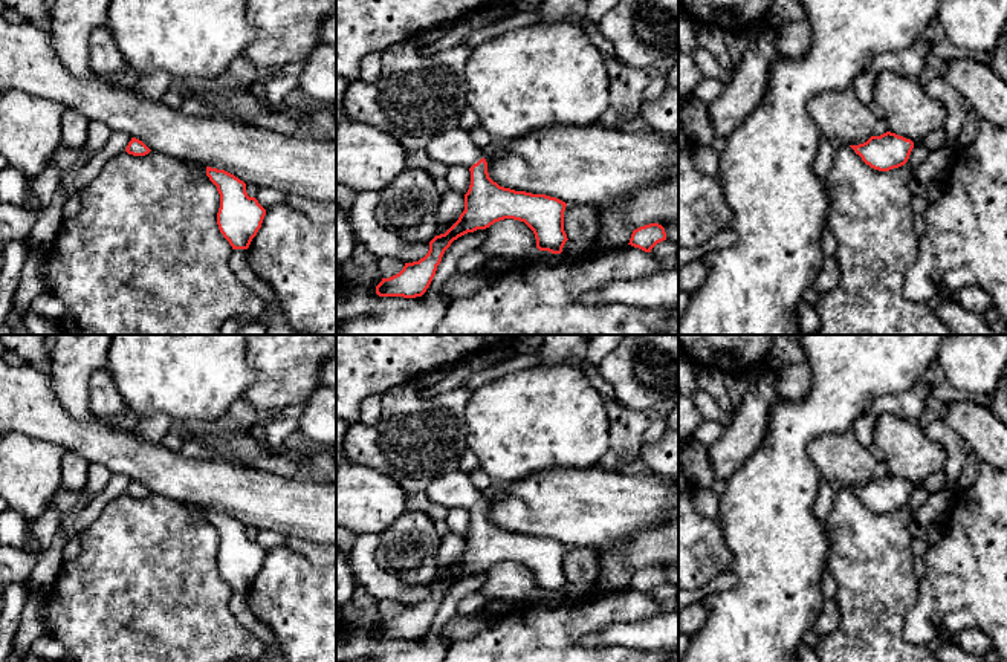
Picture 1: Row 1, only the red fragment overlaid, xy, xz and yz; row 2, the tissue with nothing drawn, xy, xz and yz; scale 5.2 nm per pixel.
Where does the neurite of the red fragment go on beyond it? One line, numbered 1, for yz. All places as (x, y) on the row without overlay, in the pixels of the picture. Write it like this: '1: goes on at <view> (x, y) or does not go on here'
1: does not go on here

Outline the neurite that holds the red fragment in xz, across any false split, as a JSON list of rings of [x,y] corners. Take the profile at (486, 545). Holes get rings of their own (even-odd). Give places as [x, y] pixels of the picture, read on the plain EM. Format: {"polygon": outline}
{"polygon": [[[460,469],[432,480],[425,492],[432,503],[448,509],[466,509],[471,514],[465,553],[445,576],[436,578],[429,584],[429,593],[423,601],[405,605],[399,616],[382,621],[376,628],[379,639],[422,639],[454,582],[504,561],[524,564],[533,573],[539,593],[562,595],[568,582],[564,573],[565,544],[546,537],[500,529],[489,520],[483,492]]]}

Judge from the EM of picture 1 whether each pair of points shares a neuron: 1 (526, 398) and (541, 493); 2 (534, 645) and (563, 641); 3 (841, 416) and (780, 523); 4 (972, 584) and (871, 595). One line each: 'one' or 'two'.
1: two
2: one
3: one
4: two

